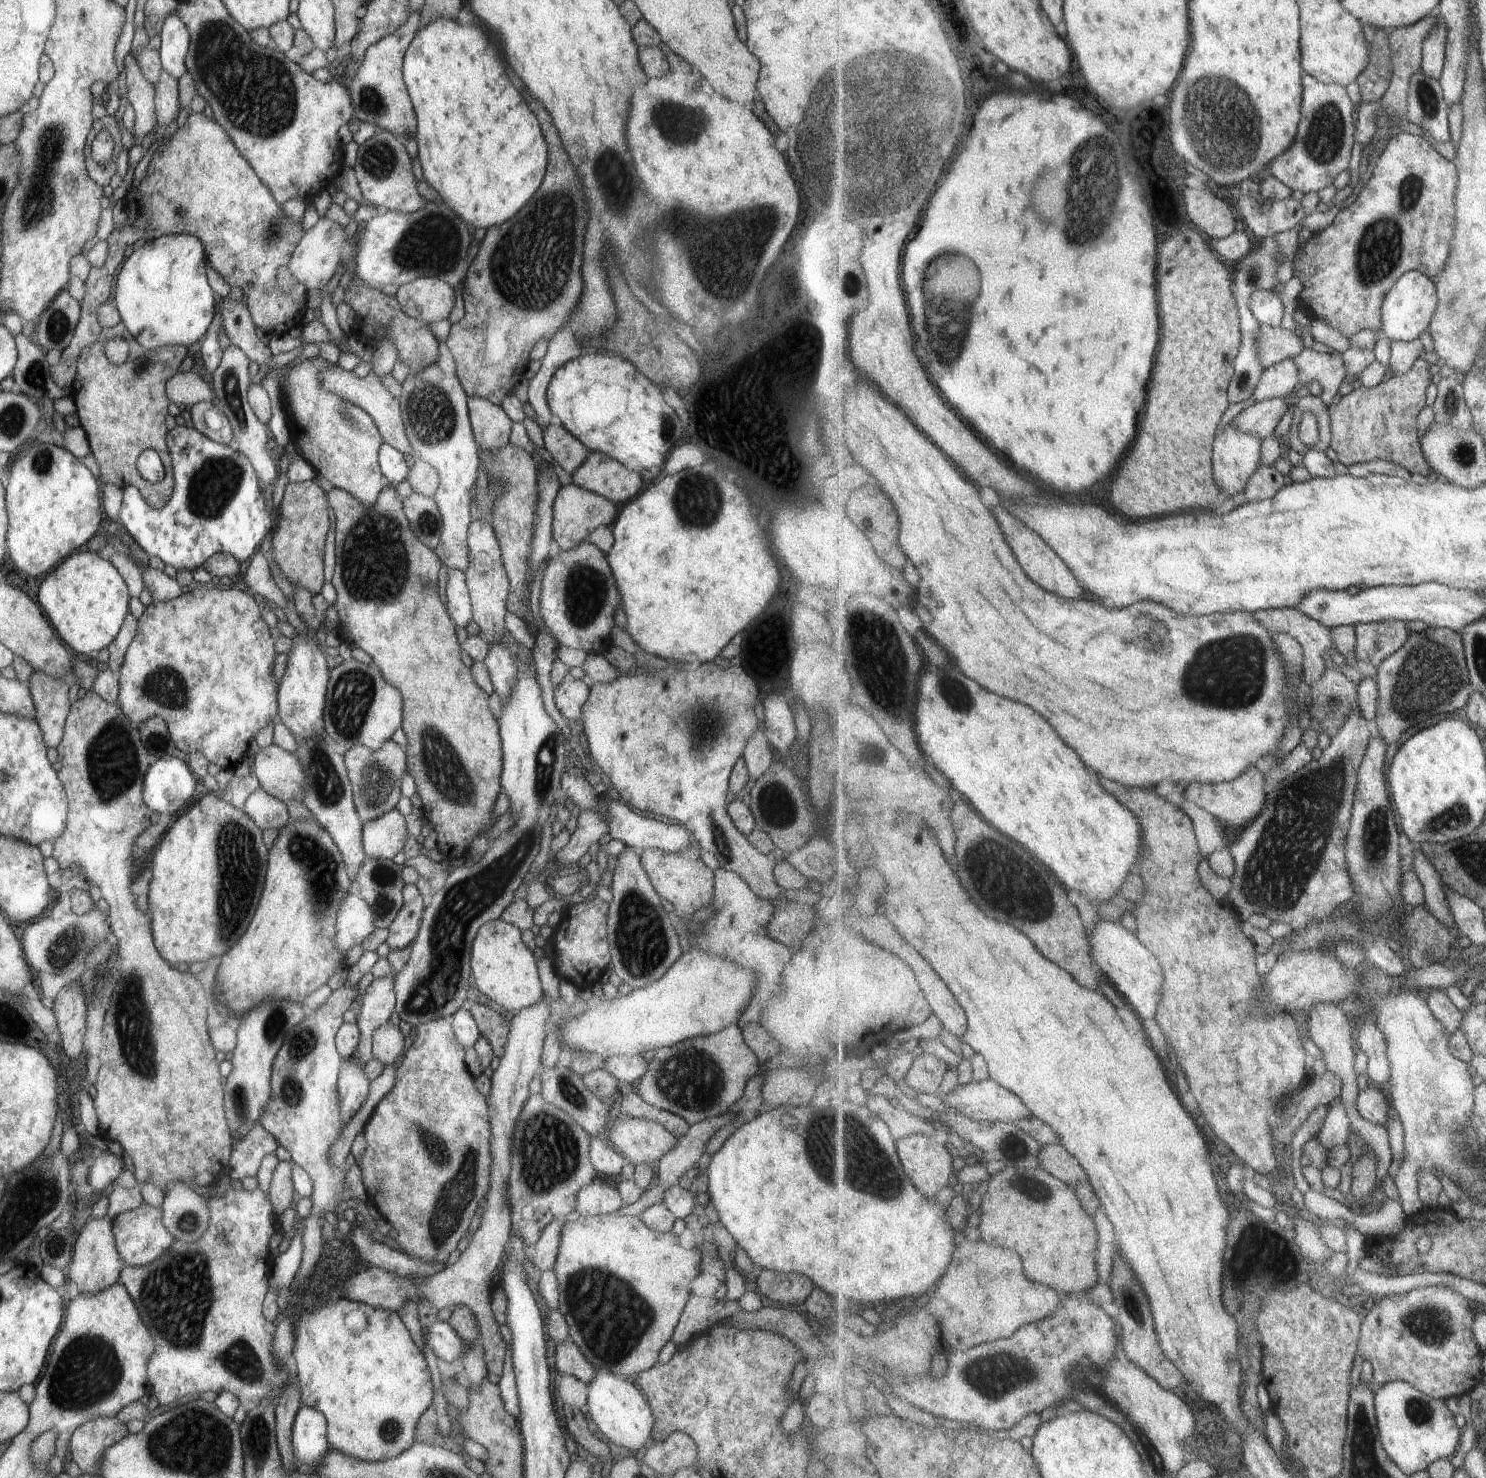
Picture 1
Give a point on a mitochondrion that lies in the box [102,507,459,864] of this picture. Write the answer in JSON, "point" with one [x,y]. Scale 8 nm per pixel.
{"point":[373,563]}

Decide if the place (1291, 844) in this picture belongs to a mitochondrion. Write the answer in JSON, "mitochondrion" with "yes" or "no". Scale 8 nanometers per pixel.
{"mitochondrion":"yes"}

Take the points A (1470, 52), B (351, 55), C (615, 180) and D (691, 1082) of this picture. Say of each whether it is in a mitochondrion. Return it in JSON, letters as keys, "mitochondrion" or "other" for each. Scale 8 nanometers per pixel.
{"A":"other","B":"other","C":"mitochondrion","D":"mitochondrion"}

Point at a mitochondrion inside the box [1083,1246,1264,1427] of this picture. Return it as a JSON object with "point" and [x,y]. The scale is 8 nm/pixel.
{"point":[1131,1305]}

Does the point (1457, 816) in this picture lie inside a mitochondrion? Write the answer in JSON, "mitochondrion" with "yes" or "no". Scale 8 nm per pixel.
{"mitochondrion":"yes"}

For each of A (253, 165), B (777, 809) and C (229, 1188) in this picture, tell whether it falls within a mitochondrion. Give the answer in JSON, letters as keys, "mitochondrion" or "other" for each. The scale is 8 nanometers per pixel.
{"A":"other","B":"mitochondrion","C":"other"}

